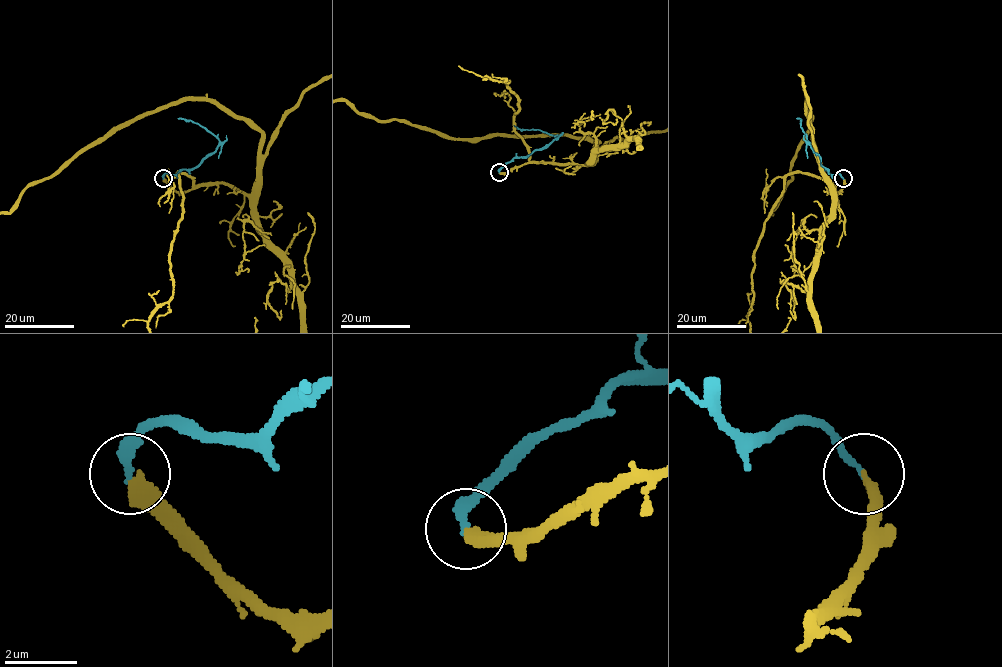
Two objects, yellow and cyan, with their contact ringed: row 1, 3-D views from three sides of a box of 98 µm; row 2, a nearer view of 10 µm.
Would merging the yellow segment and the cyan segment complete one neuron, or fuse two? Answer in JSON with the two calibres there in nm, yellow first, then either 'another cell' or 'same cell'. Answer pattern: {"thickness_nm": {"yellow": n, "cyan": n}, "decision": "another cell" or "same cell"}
{"thickness_nm": {"yellow": 360, "cyan": 200}, "decision": "same cell"}

